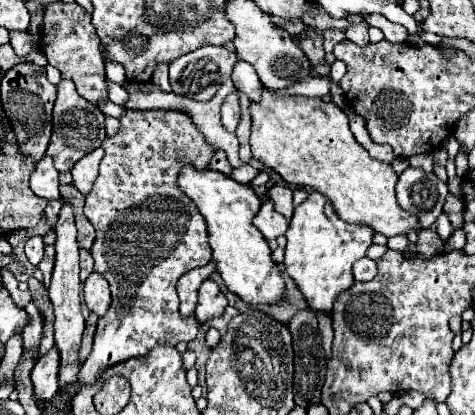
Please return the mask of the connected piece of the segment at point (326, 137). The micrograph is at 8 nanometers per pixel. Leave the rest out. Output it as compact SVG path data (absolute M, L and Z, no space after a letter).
M263 90L263 98L267 104L253 104L251 106L251 152L253 158L261 160L265 166L273 168L287 184L291 186L311 186L325 194L335 212L341 220L349 224L369 226L373 232L383 236L397 236L407 232L419 232L419 220L413 214L407 214L397 198L395 198L395 184L397 174L391 164L379 162L369 156L369 152L355 140L353 132L349 130L349 120L341 108L333 102L323 102L321 98L305 98L305 96L283 96L275 98L271 90Z

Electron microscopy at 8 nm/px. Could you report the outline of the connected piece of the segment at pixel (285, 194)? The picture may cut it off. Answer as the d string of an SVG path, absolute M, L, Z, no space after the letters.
M273 186L267 190L267 196L273 200L273 208L283 214L287 220L293 216L293 202L291 202L291 188L289 186Z

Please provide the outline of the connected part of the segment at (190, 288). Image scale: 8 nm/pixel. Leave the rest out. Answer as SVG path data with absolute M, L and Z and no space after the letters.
M211 260L207 266L189 270L187 274L183 274L177 282L177 292L181 298L181 314L183 316L191 316L195 312L197 306L197 290L199 286L215 272L215 262Z

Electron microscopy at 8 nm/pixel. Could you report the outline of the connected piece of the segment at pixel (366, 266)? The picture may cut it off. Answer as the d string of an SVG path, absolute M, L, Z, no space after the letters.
M361 258L353 266L353 278L357 282L367 282L367 280L375 278L375 274L377 274L377 264L373 260L369 260L369 258Z

